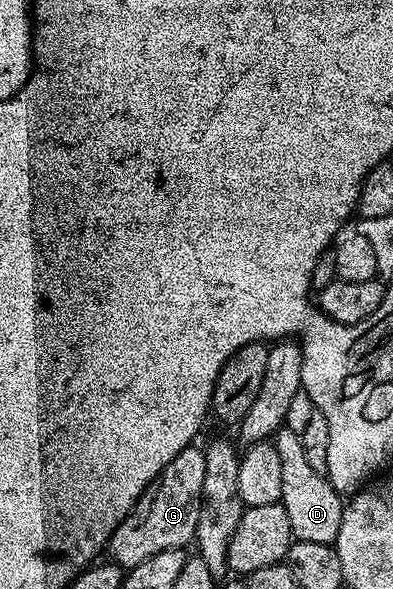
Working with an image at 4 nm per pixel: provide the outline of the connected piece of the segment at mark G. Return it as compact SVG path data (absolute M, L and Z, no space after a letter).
M198 445L185 447L162 470L148 498L146 508L142 512L131 514L110 534L108 555L113 562L123 569L140 565L152 553L160 553L162 549L173 547L185 548L186 542L194 539L194 534L200 521L200 505L202 504L202 490L204 489L204 461L203 448Z

